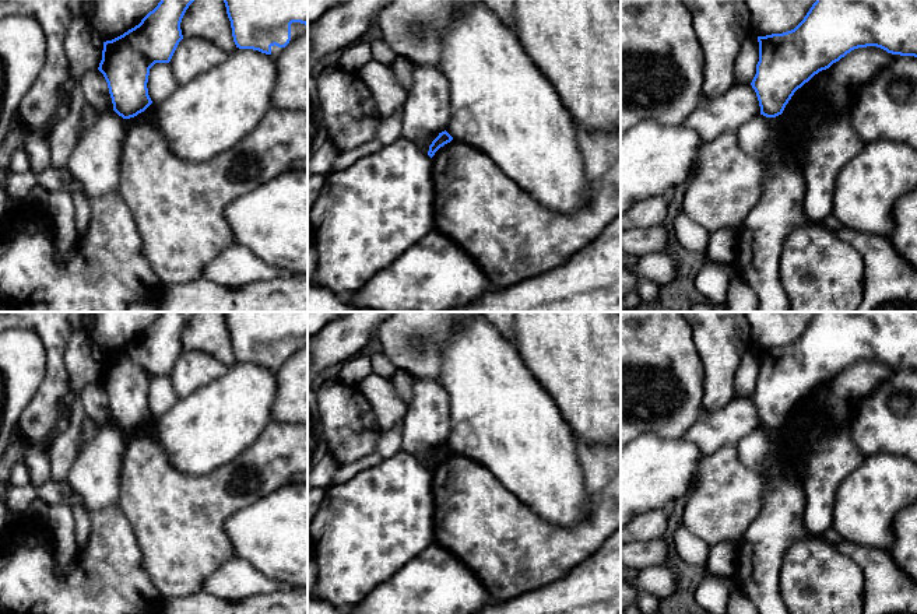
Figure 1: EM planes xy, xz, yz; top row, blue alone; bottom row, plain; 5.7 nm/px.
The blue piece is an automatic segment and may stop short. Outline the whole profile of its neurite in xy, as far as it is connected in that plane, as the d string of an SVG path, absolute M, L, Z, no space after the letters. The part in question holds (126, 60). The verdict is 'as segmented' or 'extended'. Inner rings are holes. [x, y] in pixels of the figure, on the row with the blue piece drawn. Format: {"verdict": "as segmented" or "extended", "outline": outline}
{"verdict": "as segmented", "outline": "M161 0L138 25L123 35L103 42L102 60L98 70L103 74L113 103L113 110L123 119L144 112L151 103L148 95L150 69L155 63L169 63L179 42L183 39L180 22L194 0Z"}

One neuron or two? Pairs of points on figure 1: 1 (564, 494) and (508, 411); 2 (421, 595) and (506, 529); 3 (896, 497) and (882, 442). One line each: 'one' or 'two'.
1: one
2: two
3: two

